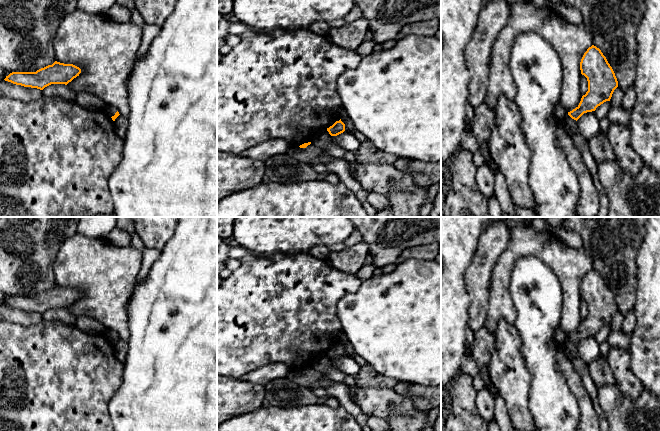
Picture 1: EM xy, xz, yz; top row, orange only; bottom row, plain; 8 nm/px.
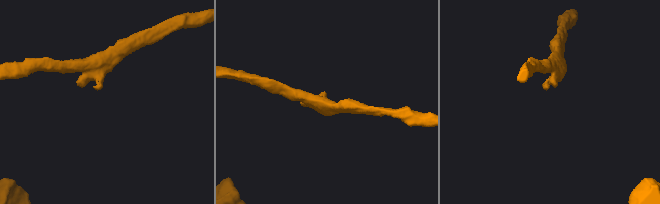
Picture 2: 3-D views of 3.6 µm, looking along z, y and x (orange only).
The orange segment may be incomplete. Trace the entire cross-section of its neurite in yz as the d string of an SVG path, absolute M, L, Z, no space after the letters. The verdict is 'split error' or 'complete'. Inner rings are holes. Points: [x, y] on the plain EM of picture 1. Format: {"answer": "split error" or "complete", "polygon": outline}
{"answer": "complete", "polygon": "M592 269L584 277L580 286L581 298L587 302L588 315L582 320L579 329L568 336L578 344L584 337L595 335L598 330L610 325L618 311L615 297L601 274Z"}

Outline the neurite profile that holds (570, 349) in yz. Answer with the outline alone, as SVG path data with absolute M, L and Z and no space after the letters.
M568 338L561 344L561 349L565 356L570 360L582 383L591 397L593 407L600 420L600 431L609 431L608 421L604 415L602 408L598 402L597 396L597 385L592 380L588 365L580 358L578 353L578 347L576 344L572 343Z

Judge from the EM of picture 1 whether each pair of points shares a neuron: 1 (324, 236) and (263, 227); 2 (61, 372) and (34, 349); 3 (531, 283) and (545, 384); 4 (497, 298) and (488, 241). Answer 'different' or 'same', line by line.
1: same
2: same
3: same
4: different

